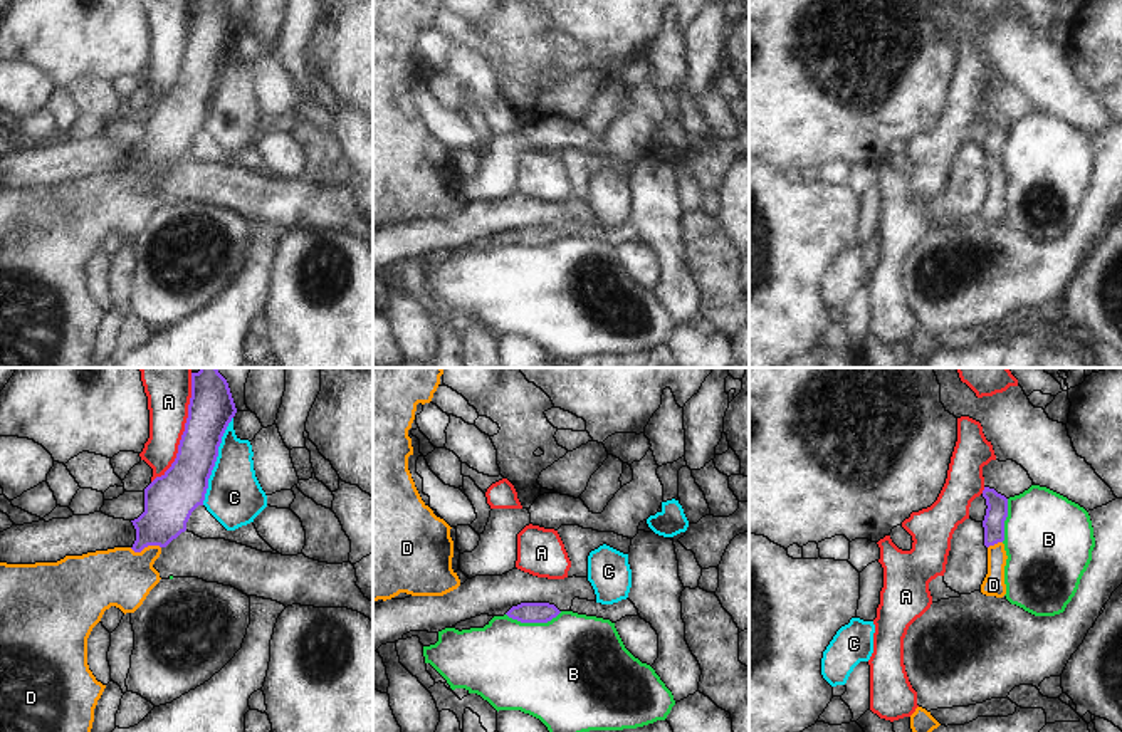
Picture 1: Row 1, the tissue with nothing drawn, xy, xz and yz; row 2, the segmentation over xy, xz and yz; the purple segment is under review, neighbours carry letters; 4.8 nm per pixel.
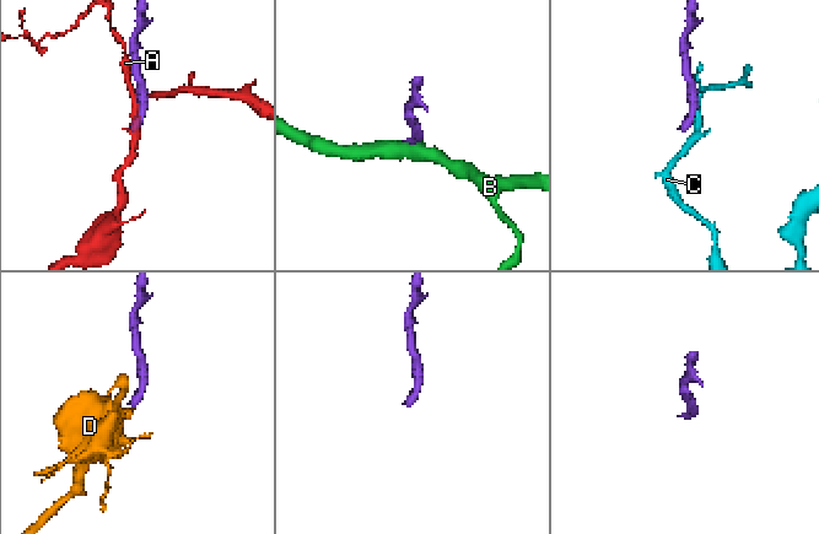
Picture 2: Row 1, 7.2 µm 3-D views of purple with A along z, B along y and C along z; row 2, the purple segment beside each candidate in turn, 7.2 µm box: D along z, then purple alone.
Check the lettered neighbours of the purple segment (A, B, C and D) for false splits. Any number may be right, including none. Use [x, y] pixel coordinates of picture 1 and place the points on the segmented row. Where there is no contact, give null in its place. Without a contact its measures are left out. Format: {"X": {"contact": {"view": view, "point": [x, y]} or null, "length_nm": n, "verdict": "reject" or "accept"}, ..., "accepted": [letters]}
{"A": {"contact": {"view": "xy", "point": [185, 428]}, "length_nm": 550, "verdict": "reject"}, "B": {"contact": {"view": "xz", "point": [533, 622]}, "length_nm": 280, "verdict": "reject"}, "C": {"contact": {"view": "xy", "point": [215, 460]}, "length_nm": 440, "verdict": "reject"}, "D": {"contact": {"view": "xy", "point": [145, 546]}, "length_nm": 150, "verdict": "accept"}, "accepted": ["D"]}

